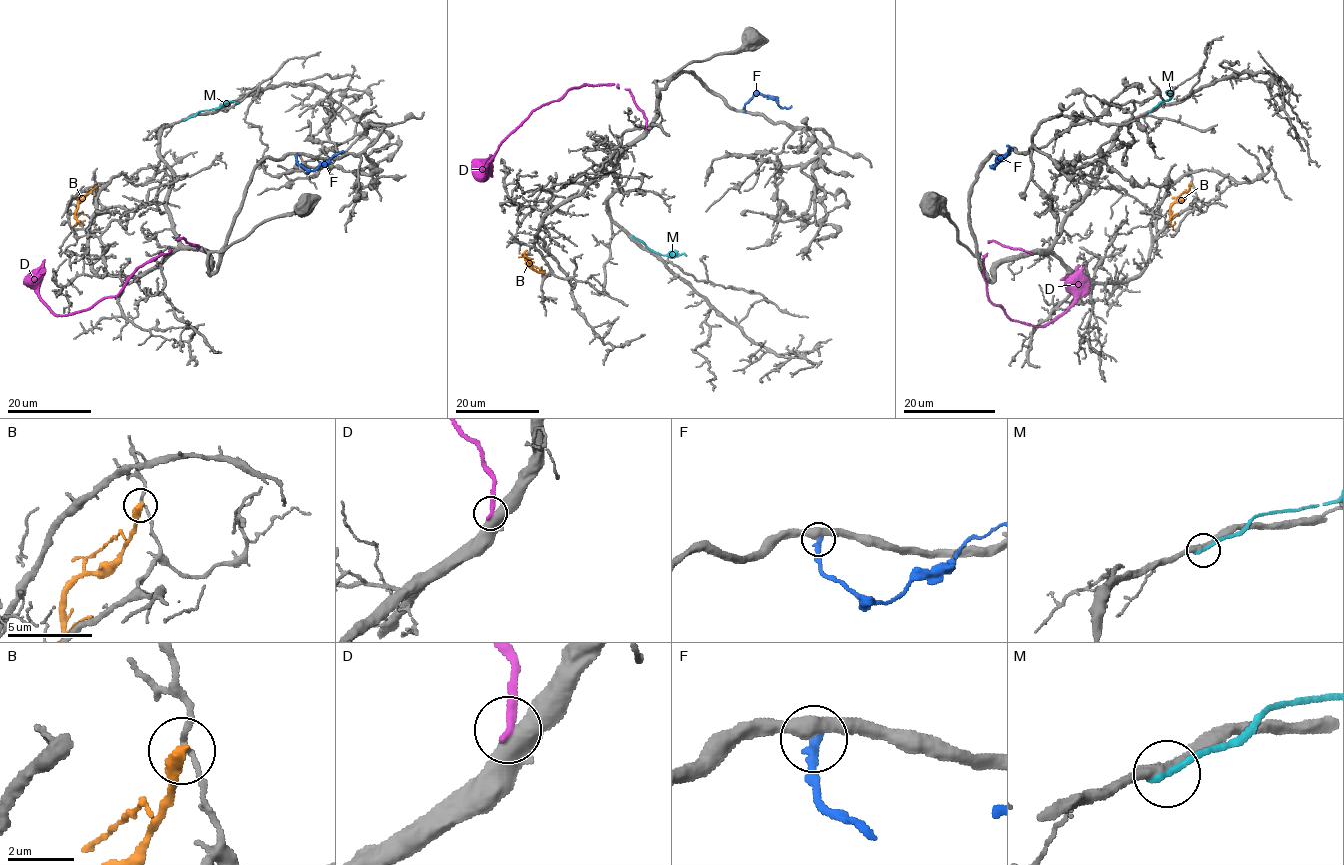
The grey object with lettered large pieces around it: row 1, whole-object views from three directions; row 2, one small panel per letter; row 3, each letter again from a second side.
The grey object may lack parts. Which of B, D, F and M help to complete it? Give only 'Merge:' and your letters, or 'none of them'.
Merge: none of them

